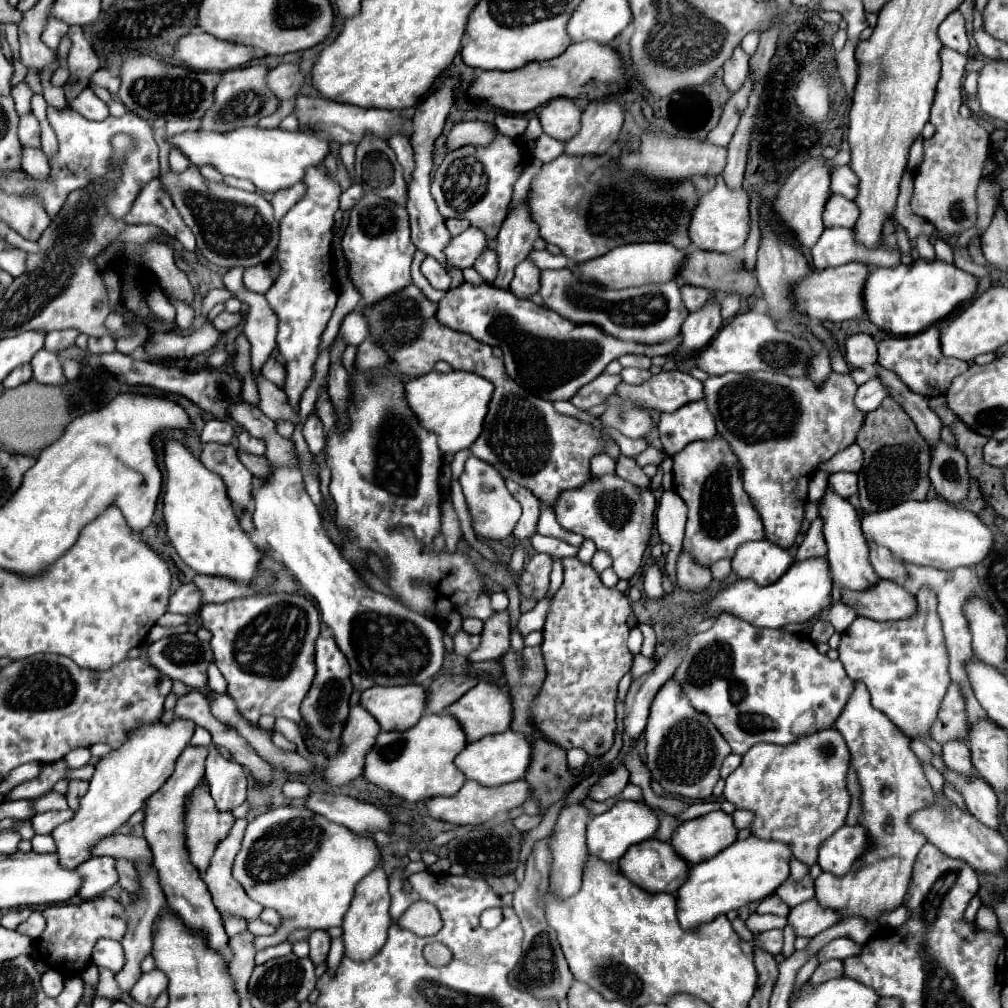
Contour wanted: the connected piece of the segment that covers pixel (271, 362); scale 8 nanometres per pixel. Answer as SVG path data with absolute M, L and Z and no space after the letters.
M268 358L268 362L262 366L262 376L270 382L276 382L276 386L284 388L284 378L286 378L286 368L274 358Z

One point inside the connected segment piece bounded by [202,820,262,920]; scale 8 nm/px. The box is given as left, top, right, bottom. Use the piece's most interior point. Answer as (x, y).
(228, 895)

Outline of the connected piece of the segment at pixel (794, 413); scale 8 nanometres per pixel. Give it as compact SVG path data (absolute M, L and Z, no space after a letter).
M752 372L752 374L722 374L710 376L704 382L704 394L708 410L716 420L718 434L732 446L742 468L744 490L750 496L754 510L760 514L766 540L778 546L794 546L800 524L804 520L804 504L808 500L808 484L812 474L822 462L836 452L856 442L856 434L864 424L864 412L856 410L854 394L858 386L850 374L830 372L828 380L816 386L810 378L792 378L776 372Z

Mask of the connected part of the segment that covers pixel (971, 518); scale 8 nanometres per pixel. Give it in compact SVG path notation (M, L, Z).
M906 500L888 510L864 514L860 524L868 544L886 546L892 556L902 562L934 566L940 570L974 566L976 562L982 562L992 548L990 528L970 510L958 508L946 500Z

